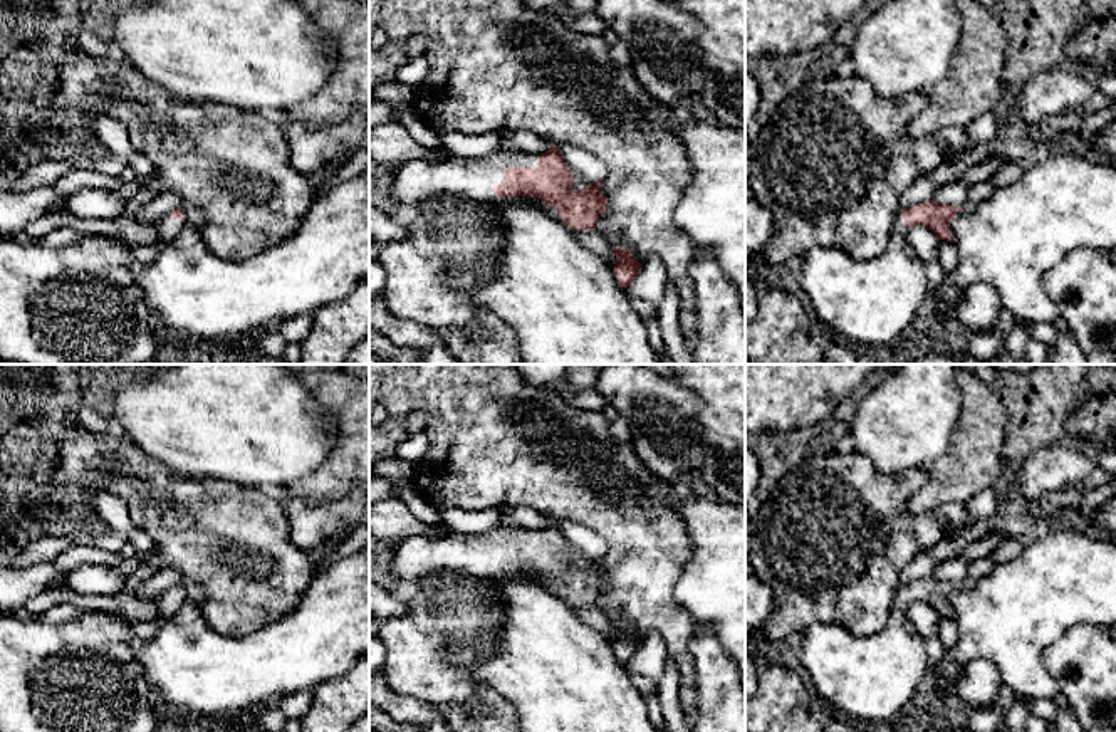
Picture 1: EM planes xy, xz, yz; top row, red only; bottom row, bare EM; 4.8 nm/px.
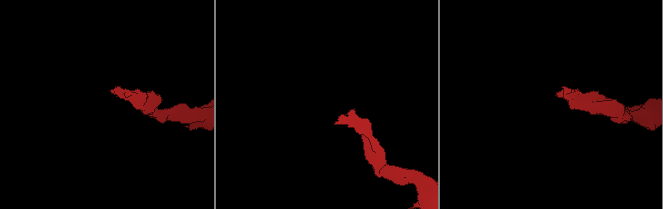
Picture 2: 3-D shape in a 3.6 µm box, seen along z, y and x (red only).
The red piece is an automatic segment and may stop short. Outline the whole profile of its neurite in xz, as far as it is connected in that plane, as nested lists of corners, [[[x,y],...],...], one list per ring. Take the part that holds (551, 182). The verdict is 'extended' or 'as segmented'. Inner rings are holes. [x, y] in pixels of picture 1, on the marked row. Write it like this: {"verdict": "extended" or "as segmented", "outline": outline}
{"verdict": "extended", "outline": [[[550,144],[540,154],[497,149],[480,158],[409,159],[396,166],[389,195],[398,205],[420,203],[441,193],[493,205],[505,198],[535,196],[554,205],[569,227],[596,230],[608,210],[601,178],[579,191],[572,185],[574,175],[557,144]]]}

